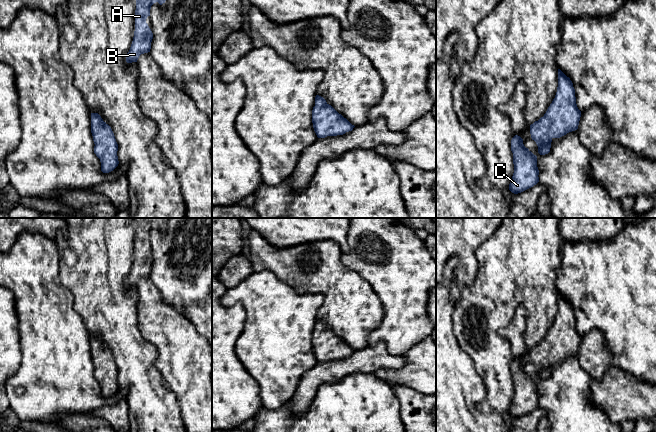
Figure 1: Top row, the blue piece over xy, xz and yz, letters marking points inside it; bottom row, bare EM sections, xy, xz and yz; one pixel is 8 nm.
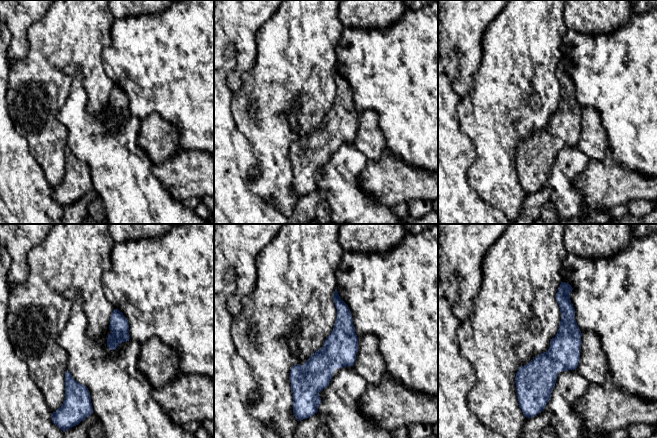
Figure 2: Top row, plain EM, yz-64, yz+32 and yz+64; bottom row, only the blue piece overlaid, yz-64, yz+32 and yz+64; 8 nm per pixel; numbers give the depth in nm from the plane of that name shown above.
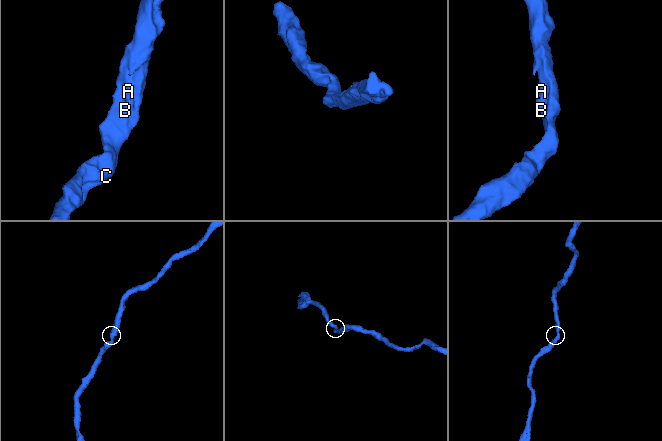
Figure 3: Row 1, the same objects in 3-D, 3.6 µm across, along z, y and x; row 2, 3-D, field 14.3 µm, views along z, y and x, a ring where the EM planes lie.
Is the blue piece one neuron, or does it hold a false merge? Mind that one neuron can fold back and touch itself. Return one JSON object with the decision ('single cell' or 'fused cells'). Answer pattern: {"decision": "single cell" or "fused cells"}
{"decision": "single cell"}

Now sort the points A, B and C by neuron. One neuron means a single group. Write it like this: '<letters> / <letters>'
A B C

